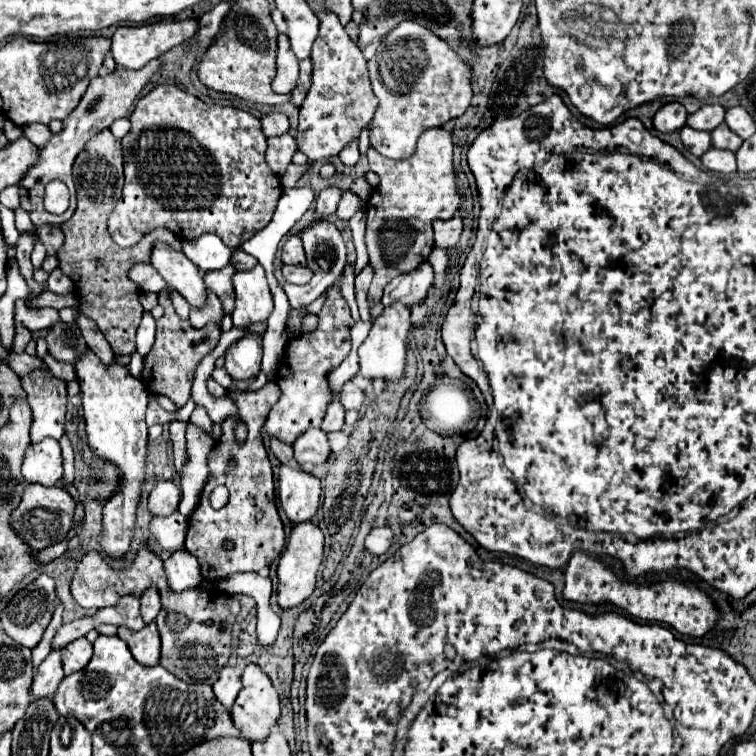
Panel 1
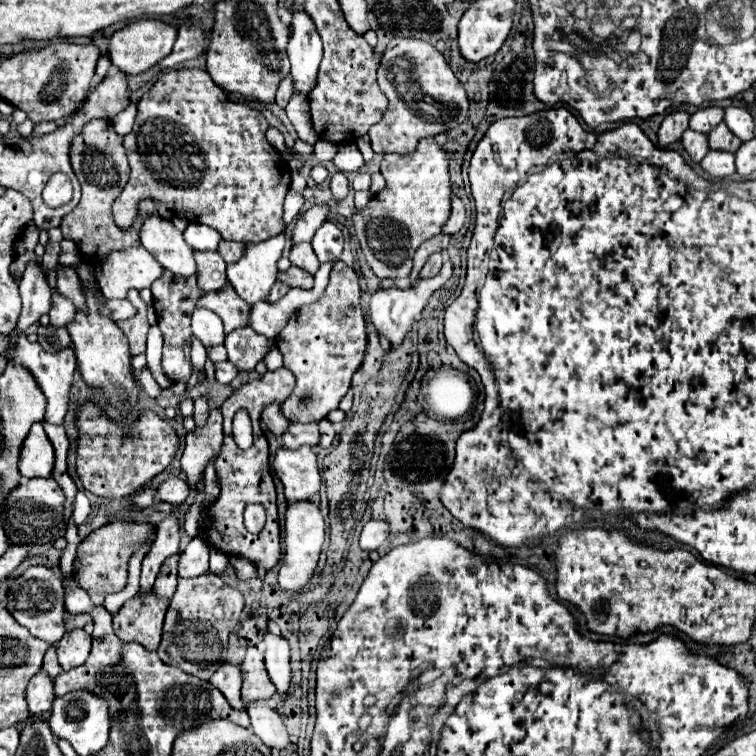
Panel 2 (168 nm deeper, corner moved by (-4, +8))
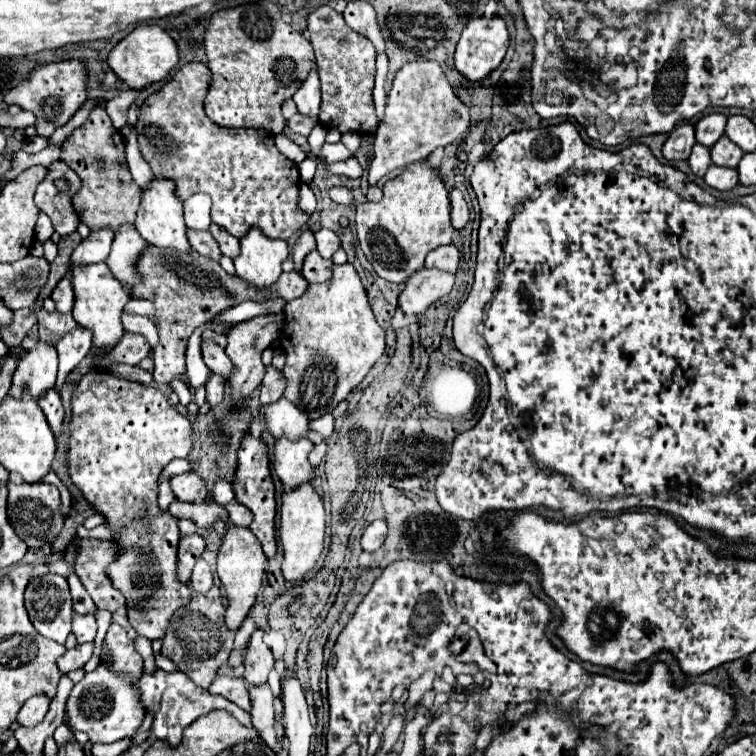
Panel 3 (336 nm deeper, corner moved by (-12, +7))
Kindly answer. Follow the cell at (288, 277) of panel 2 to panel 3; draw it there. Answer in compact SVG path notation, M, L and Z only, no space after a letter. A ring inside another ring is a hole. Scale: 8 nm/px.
M148 245L148 249L140 253L140 261L136 261L136 265L136 269L140 269L142 283L134 285L130 293L134 299L150 299L156 307L154 323L158 329L158 345L152 349L152 353L156 363L154 381L158 385L168 385L172 379L186 375L186 341L196 327L248 299L266 301L280 297L284 301L292 301L300 297L308 285L308 281L300 273L292 271L282 273L276 285L270 285L268 289L248 289L248 285L244 285L240 277L228 275L218 261L210 261L194 249L190 249L188 253L176 253L176 249L156 249L156 245Z

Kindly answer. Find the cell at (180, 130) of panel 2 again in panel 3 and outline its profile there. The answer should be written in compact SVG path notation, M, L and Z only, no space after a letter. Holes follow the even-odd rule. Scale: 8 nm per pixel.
M186 63L178 73L164 83L160 91L150 95L142 107L136 123L138 145L144 159L154 173L170 177L176 183L176 193L184 201L194 193L208 193L212 197L212 221L224 227L234 237L244 237L250 227L260 227L264 235L274 239L288 239L310 219L298 207L298 167L286 159L274 145L274 135L264 129L224 129L204 115L204 95L210 85L210 69L204 63Z

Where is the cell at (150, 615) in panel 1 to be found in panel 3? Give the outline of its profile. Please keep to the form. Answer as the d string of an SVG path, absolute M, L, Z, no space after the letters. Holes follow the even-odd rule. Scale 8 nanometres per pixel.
M192 533L192 537L182 537L178 547L178 577L182 583L188 583L194 563L200 559L202 551L206 549L206 541L202 535Z

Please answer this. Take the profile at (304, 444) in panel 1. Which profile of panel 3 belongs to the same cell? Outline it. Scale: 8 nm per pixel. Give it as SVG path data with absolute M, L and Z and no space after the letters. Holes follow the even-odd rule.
M280 397L276 403L270 405L260 405L260 415L266 423L266 429L274 437L308 437L306 413L300 413L300 409L296 409L286 397Z

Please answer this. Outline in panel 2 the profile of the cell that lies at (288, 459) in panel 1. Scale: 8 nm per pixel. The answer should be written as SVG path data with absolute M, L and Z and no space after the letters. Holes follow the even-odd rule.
M270 404L264 408L262 412L262 422L268 426L268 430L280 440L280 436L286 432L288 428L288 420L282 416L280 412L280 404Z

